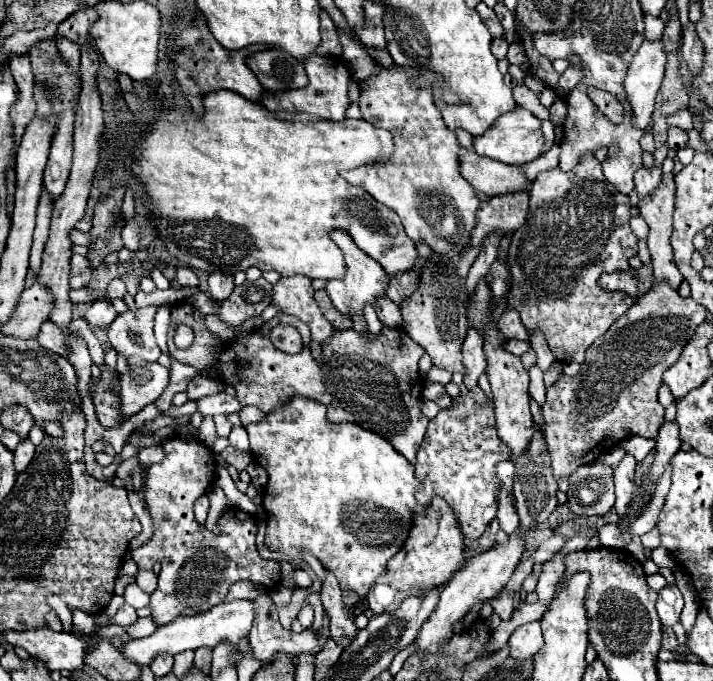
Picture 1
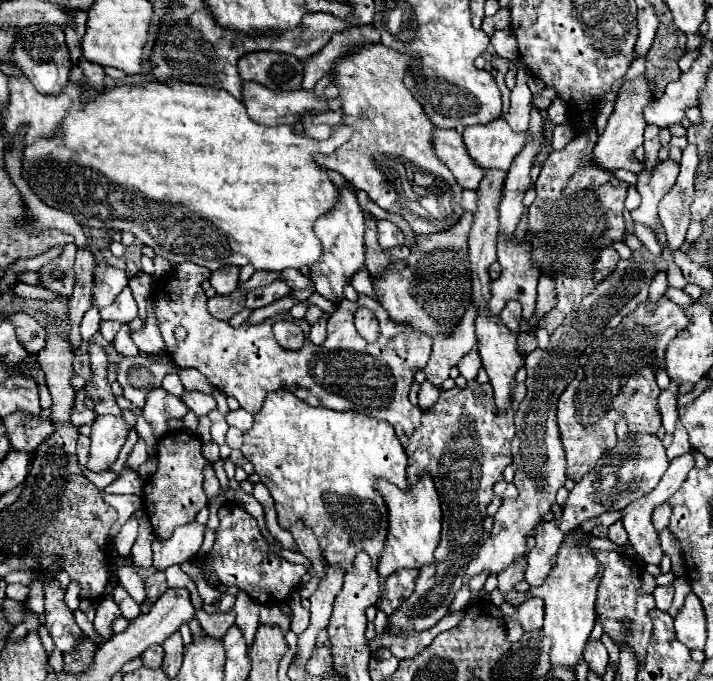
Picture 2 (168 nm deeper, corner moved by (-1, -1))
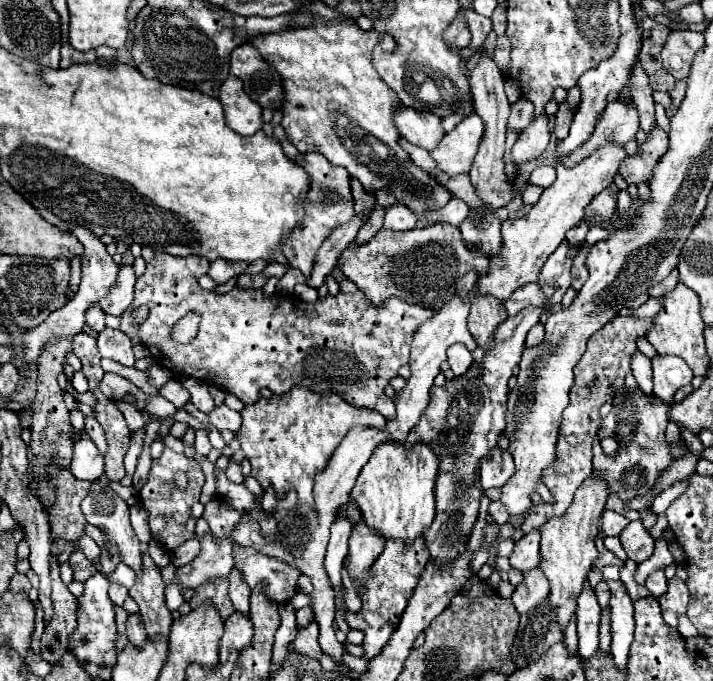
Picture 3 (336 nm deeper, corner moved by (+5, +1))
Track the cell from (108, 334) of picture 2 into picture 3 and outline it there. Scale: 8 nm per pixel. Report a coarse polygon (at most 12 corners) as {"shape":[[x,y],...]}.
{"shape":[[100,306],[88,310],[86,324],[102,332],[106,328],[106,314]]}

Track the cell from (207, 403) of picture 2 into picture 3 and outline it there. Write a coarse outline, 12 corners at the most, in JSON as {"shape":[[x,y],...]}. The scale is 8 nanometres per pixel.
{"shape":[[170,380],[160,388],[160,394],[176,408],[190,402],[190,392]]}

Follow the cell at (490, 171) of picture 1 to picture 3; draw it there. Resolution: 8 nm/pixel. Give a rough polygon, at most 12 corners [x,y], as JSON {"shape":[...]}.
{"shape":[[412,108],[396,112],[396,128],[410,144],[438,148],[438,116]]}

